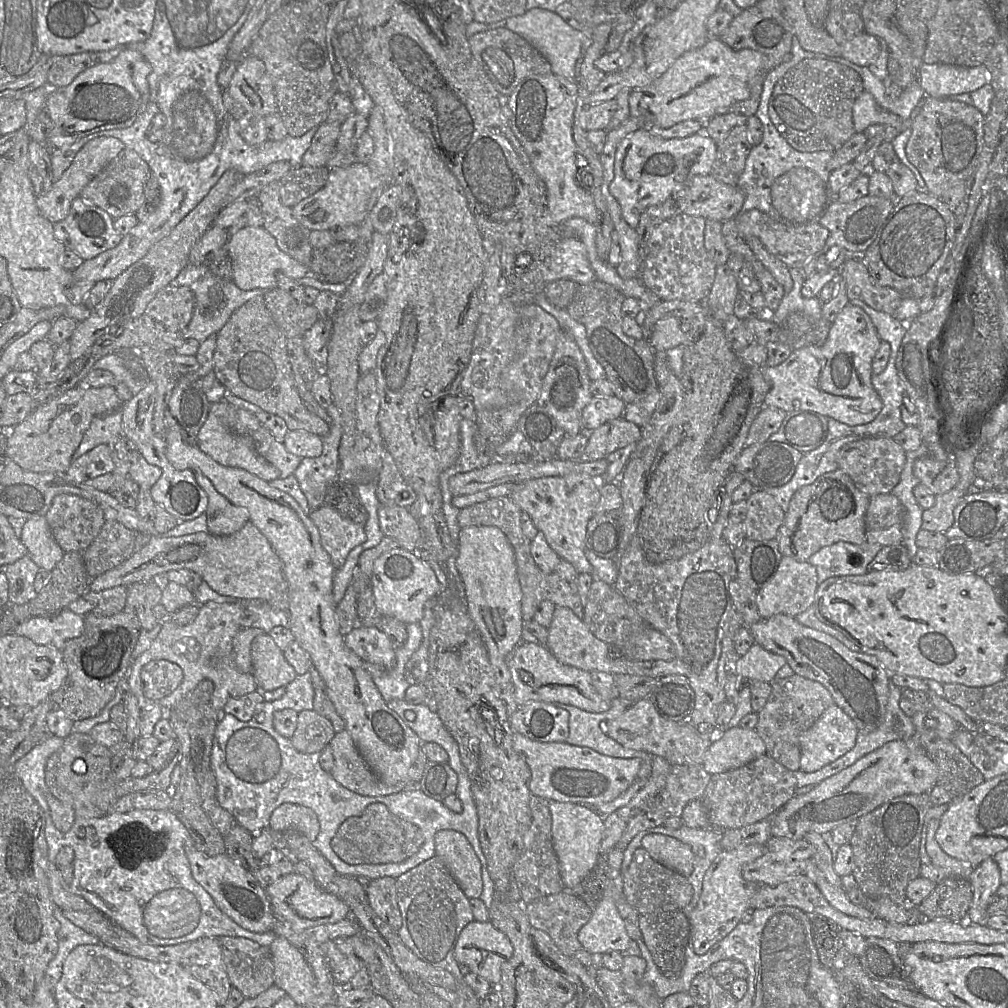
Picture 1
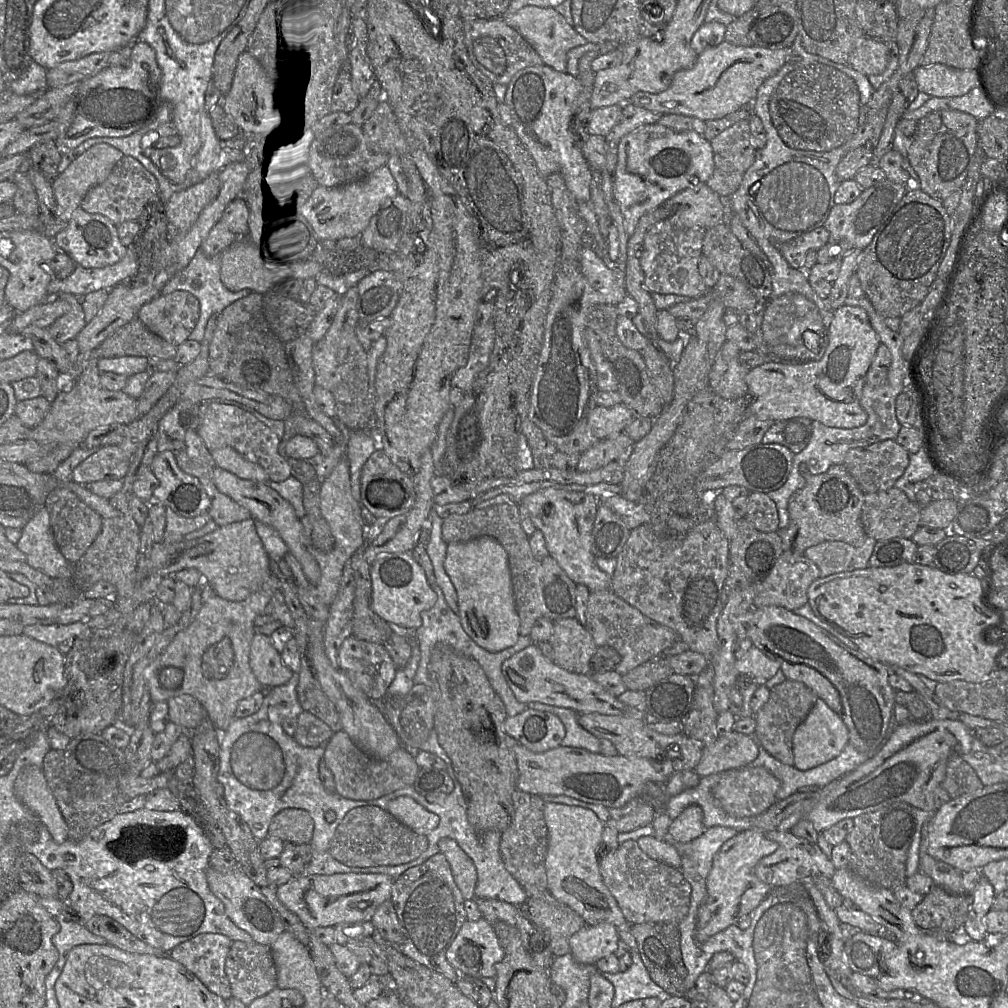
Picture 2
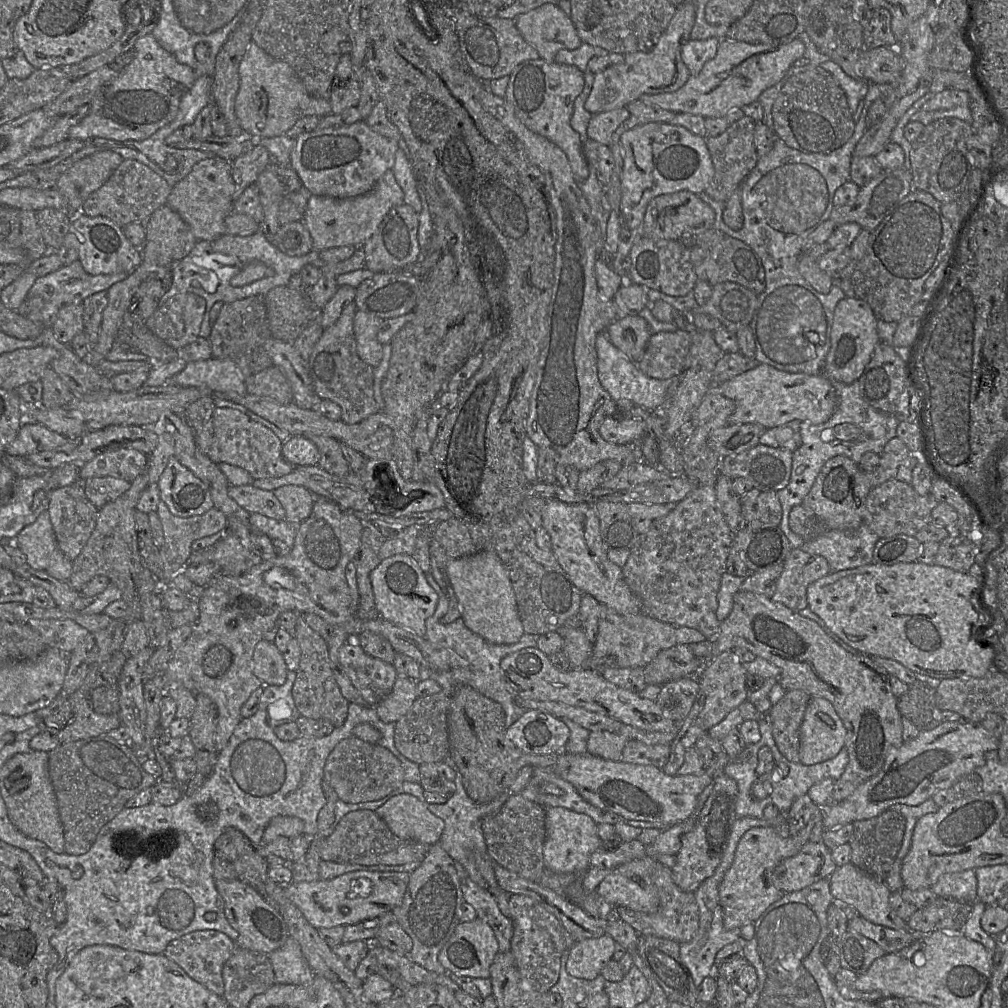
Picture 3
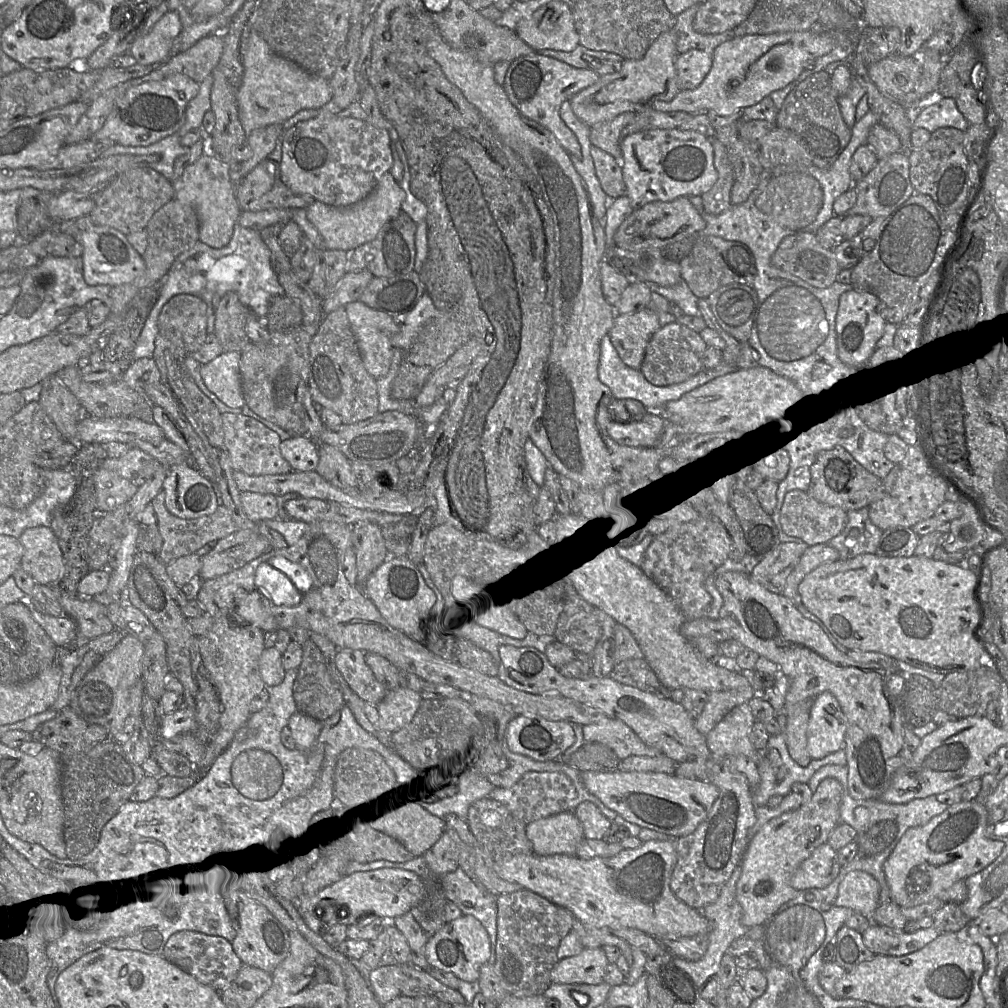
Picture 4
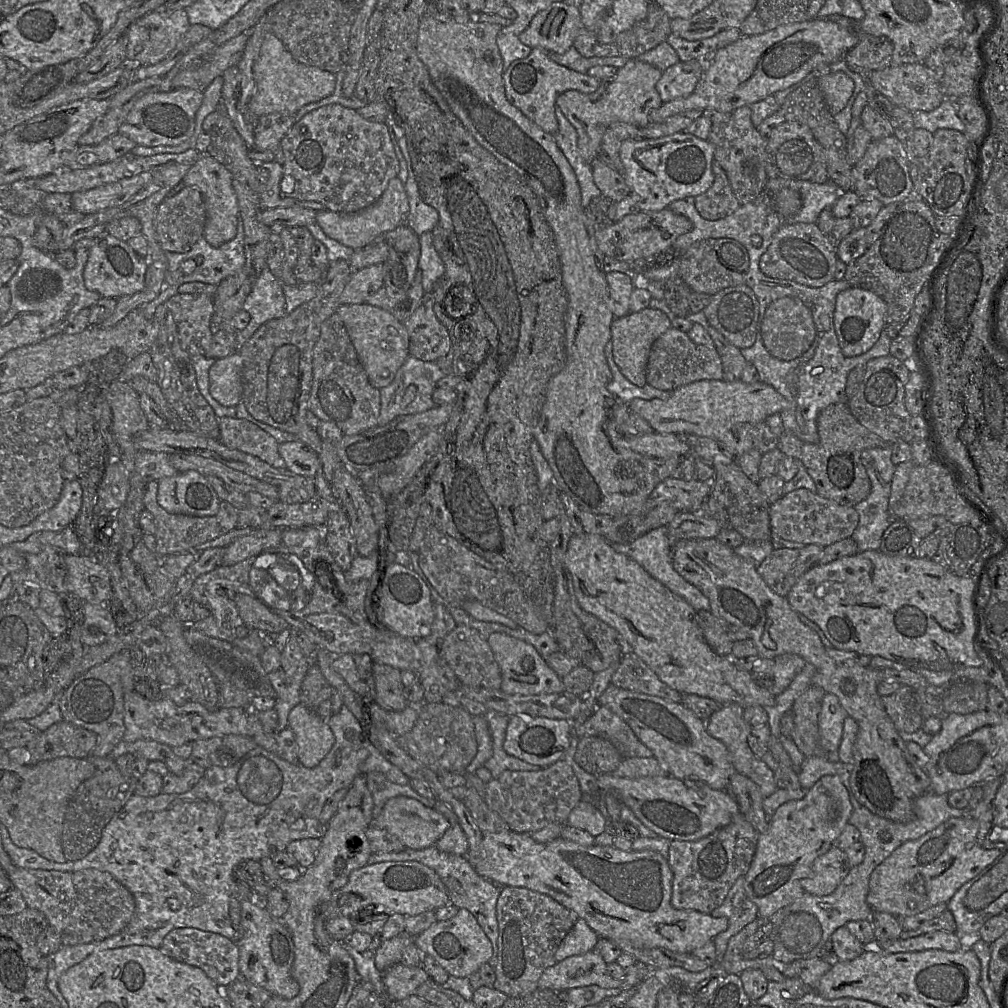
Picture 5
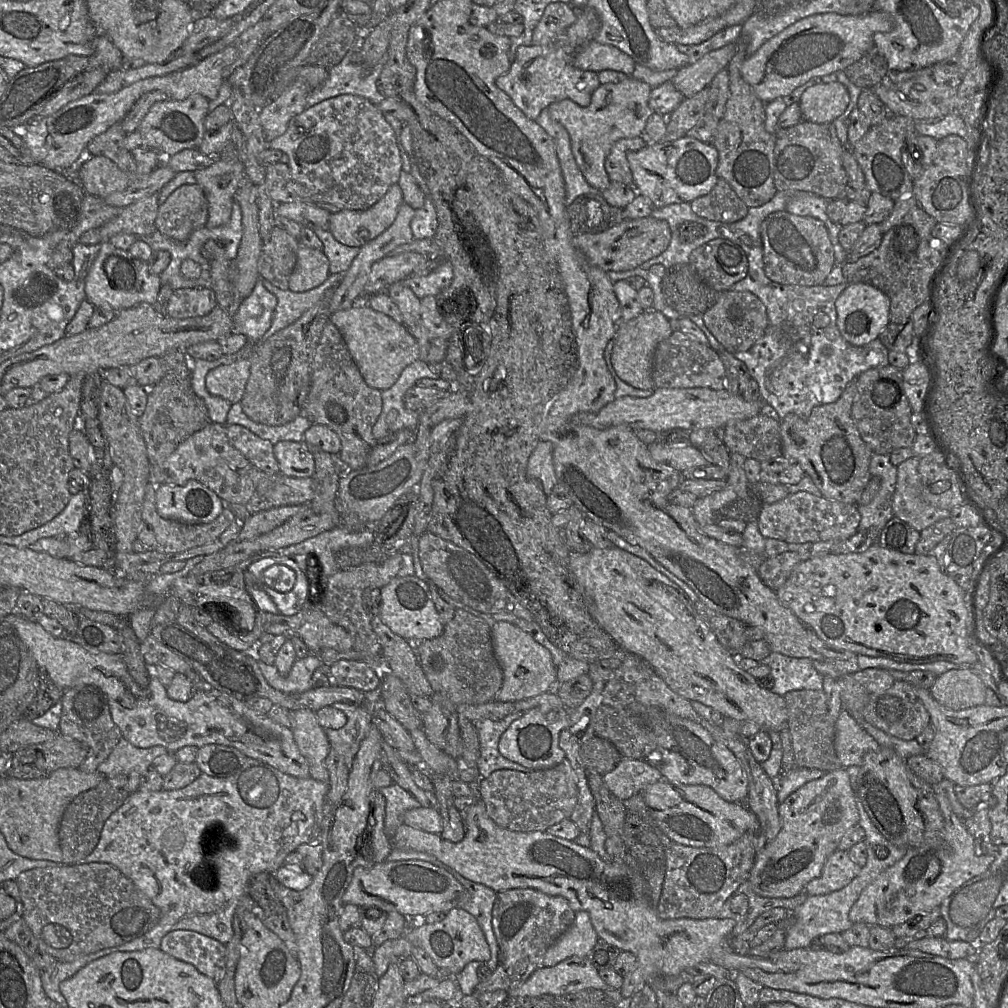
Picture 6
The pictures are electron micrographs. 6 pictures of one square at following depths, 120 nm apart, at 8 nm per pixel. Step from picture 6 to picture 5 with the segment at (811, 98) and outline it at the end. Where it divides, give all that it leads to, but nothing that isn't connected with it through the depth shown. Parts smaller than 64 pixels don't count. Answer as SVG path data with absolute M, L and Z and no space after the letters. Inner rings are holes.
M842 72L822 76L817 83L833 116L845 108L855 86L854 82Z

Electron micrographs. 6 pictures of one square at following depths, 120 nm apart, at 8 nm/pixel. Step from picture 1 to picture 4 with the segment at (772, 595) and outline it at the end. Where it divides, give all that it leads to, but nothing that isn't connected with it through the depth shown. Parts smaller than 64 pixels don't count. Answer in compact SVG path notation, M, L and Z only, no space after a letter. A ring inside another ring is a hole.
M828 543L808 546L798 564L788 576L782 595L798 607L802 604L799 585L805 576L820 565L834 562L839 558L839 552Z

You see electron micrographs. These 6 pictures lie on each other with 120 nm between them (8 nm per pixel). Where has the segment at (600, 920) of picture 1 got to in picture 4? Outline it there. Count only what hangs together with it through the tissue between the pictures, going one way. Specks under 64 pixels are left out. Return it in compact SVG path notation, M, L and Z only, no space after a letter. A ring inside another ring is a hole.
M584 948L579 954L559 960L550 973L552 983L590 984L604 982L608 965L603 948Z

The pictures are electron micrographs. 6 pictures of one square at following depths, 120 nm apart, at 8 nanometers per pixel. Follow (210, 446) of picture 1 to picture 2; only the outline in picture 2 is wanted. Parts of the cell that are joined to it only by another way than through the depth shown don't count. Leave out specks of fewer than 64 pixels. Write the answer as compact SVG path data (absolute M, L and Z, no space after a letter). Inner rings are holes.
M231 447L219 448L210 453L216 467L224 469L241 479L262 483L269 481L267 474L259 465L246 460Z

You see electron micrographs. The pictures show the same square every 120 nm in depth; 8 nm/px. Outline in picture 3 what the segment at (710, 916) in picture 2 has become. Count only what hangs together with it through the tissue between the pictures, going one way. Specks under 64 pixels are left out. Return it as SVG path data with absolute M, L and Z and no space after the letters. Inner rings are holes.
M809 822L798 834L789 837L780 836L771 826L755 826L744 833L738 842L734 860L719 886L726 929L741 928L756 921L771 904L784 896L785 892L776 888L772 882L773 871L782 860L796 855L810 841L812 826L813 822Z

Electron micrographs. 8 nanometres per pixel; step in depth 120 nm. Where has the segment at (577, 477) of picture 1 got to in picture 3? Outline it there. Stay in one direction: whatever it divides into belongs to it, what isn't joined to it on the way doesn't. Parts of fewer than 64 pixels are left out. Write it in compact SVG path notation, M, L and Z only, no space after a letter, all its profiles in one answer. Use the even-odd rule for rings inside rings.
M546 499L542 510L542 527L550 534L552 552L573 584L582 593L592 595L620 614L642 612L639 598L627 585L622 568L608 557L600 530L600 521L594 504L587 502L566 503L558 499Z

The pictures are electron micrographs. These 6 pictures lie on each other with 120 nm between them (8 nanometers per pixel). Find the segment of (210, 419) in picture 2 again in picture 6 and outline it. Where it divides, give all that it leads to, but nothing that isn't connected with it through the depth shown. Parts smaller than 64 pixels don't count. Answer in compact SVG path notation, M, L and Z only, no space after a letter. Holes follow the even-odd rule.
M225 425L230 444L239 450L257 469L267 474L279 473L274 445L241 425Z

